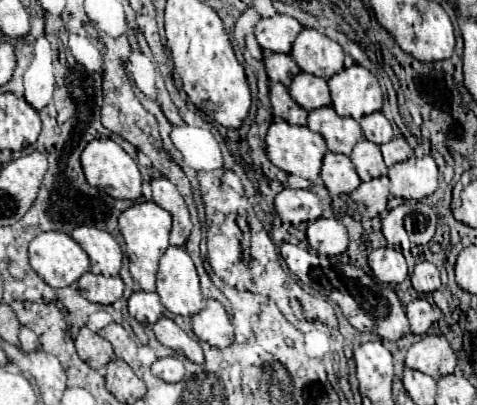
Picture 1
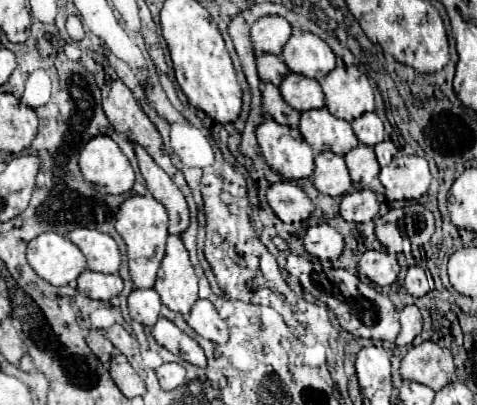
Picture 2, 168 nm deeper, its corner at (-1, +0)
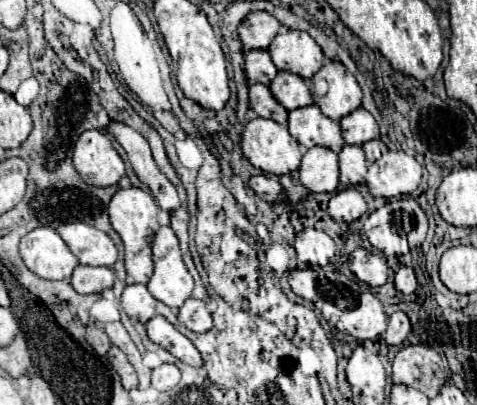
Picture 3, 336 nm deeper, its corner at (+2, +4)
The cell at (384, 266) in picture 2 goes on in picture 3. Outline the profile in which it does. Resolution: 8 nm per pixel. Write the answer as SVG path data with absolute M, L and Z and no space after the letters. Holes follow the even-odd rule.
M356 249L350 253L348 261L350 271L366 285L370 287L380 287L388 279L388 265L382 257L366 251L366 249Z

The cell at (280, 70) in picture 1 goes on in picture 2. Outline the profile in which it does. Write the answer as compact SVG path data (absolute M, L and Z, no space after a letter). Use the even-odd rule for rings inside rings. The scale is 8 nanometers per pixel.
M257 53L257 71L261 81L273 83L273 85L281 85L281 81L289 73L283 59L271 53Z

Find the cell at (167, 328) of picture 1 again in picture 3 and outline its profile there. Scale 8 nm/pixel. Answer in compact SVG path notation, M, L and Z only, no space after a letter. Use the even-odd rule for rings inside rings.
M162 315L152 317L146 323L146 331L148 331L148 337L150 337L152 343L156 343L158 347L166 349L168 353L172 353L174 357L178 357L186 365L192 365L192 367L200 367L202 365L202 357L200 357L198 349L192 345L192 341L188 337L184 337Z

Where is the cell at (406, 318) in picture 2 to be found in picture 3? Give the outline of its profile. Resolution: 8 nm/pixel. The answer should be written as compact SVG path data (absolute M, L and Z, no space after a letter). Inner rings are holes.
M396 311L388 319L388 329L384 331L384 341L388 345L402 345L406 335L410 333L410 321L402 311Z

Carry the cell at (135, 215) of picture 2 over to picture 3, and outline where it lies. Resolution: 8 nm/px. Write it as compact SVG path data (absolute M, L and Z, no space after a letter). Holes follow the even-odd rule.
M140 187L120 189L112 197L112 201L108 203L108 215L110 215L112 229L120 235L120 239L124 243L126 273L136 283L142 283L142 285L148 283L148 279L152 277L152 271L154 271L154 263L152 263L152 239L154 239L156 231L160 229L156 213L158 213L158 207L156 207L154 197L150 193L146 193L146 191L142 191Z

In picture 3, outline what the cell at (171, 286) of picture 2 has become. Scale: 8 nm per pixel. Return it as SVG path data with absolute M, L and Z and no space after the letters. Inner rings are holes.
M160 227L152 241L154 273L148 281L148 291L168 307L180 307L194 289L194 279L188 273L178 239L170 227Z

